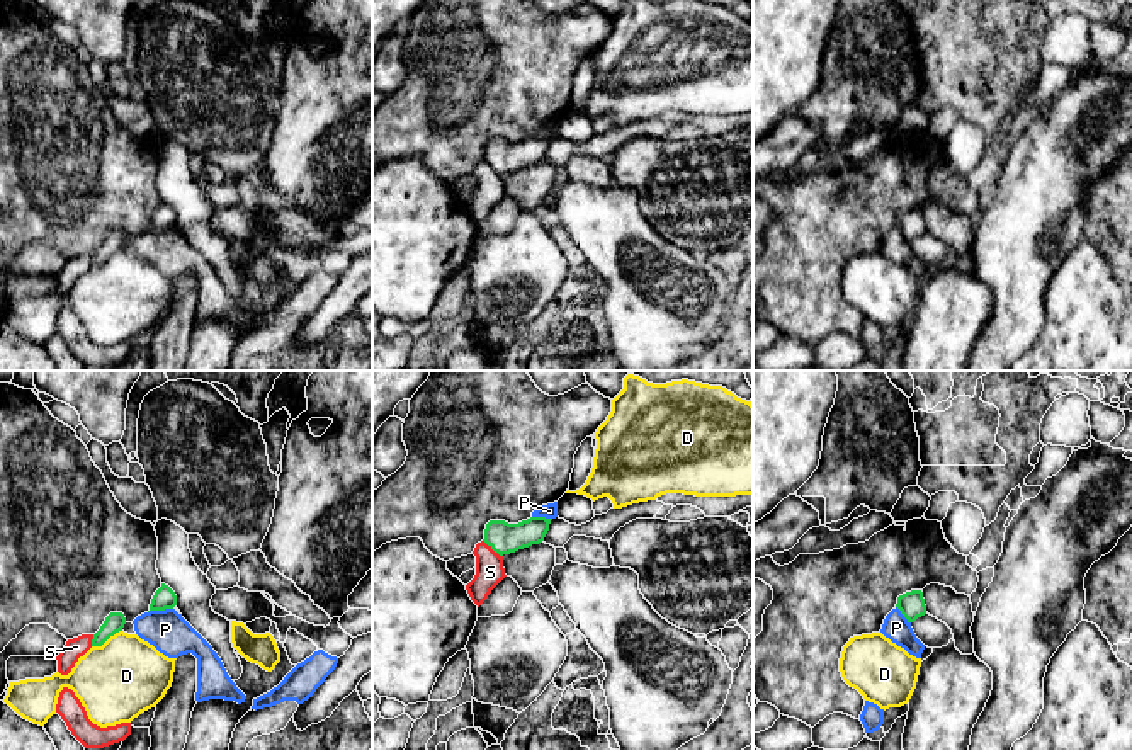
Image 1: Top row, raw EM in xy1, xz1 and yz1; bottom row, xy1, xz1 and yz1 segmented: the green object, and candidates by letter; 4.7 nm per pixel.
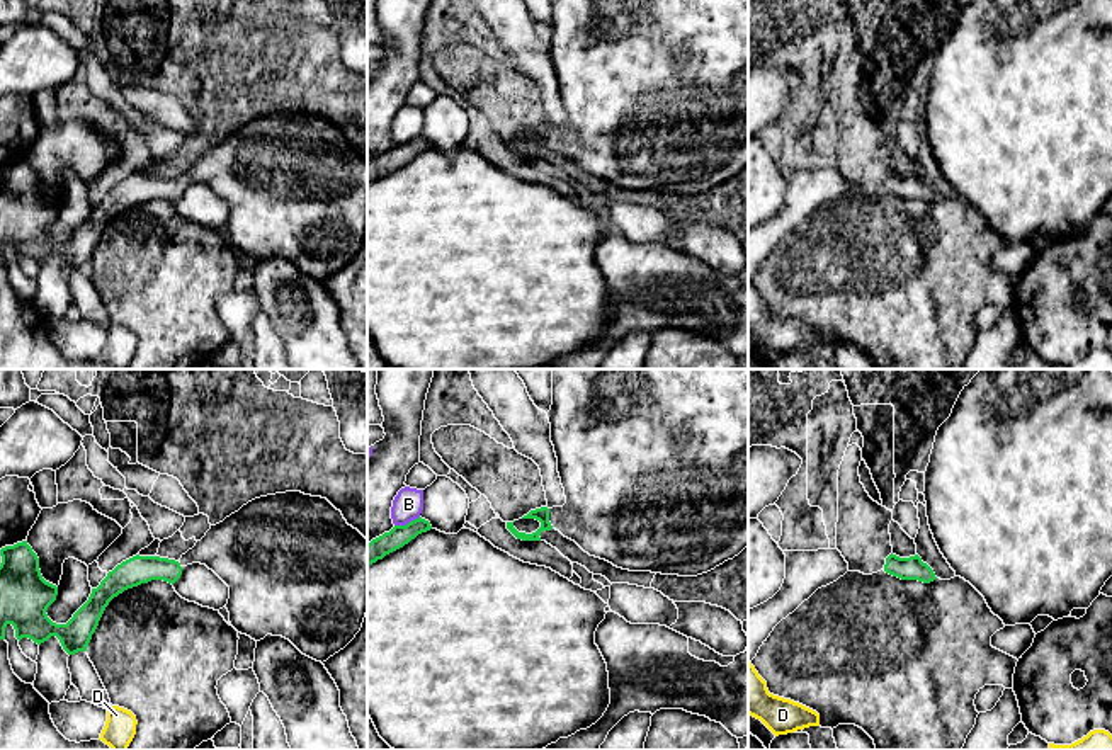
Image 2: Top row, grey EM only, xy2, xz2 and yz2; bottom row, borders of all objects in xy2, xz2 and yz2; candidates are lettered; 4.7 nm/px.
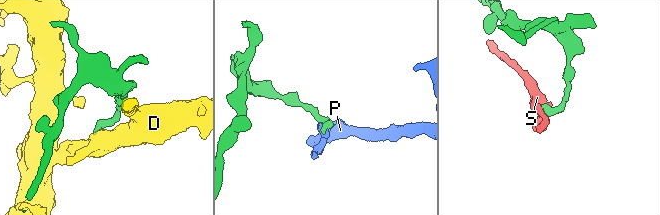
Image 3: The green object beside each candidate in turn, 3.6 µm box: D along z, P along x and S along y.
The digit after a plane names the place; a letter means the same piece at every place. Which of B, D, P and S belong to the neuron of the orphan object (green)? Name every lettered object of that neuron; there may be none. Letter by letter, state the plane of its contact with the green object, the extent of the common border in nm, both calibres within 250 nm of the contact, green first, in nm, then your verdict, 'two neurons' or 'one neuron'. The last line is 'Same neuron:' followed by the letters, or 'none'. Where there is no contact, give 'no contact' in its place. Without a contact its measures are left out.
B: contact in xz2; length 130 nm; calibres 100 and 140 nm; two neurons
D: contact in xy1; length 170 nm; calibres 90 and 380 nm; two neurons
P: contact in xy1; length 120 nm; calibres 100 and 190 nm; two neurons
S: contact in xz1; length 130 nm; calibres 150 and 140 nm; two neurons
Same neuron: none

